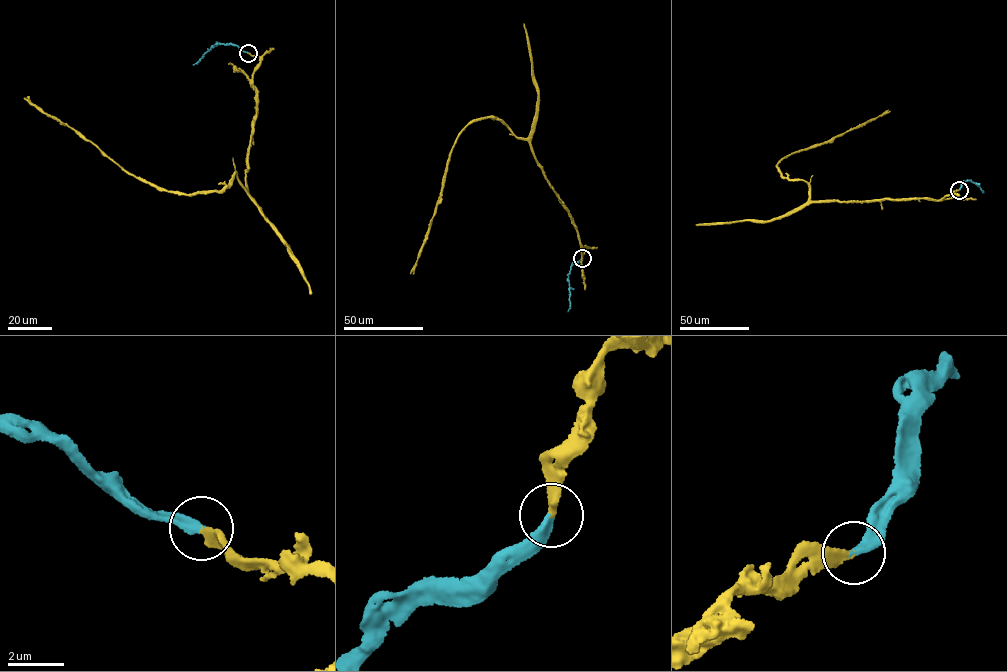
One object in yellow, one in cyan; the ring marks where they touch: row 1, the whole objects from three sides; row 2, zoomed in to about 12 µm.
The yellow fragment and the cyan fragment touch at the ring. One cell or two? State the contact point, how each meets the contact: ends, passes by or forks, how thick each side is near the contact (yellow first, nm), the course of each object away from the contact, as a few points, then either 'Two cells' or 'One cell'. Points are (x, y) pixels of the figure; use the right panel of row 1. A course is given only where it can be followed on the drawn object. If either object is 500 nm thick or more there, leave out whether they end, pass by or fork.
Place: (959, 190). At the ring yellow ends. At the ring cyan ends. Thickness 320 nm (yellow) against 360 nm. Course of yellow: (959, 190), (936, 200), (813, 202), (808, 184), (778, 169), (786, 156), (832, 140), (888, 110). Course of cyan: (959, 190), (963, 181), (969, 180), (983, 192). One cell

